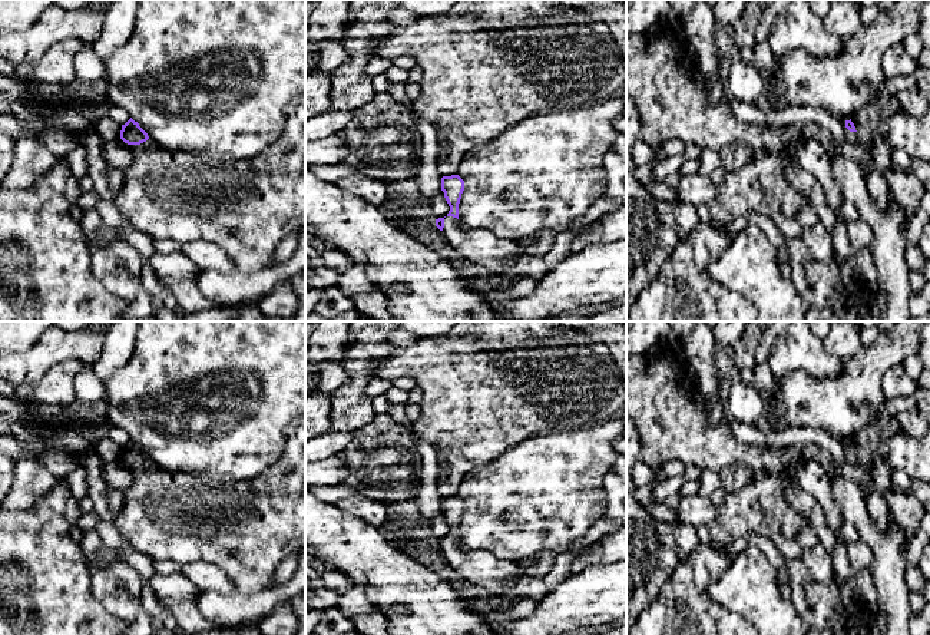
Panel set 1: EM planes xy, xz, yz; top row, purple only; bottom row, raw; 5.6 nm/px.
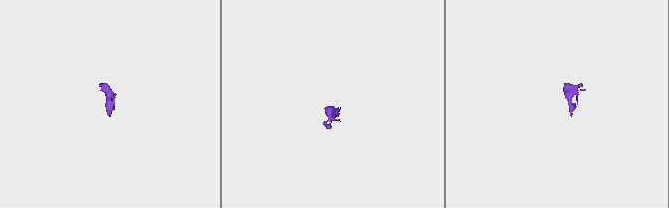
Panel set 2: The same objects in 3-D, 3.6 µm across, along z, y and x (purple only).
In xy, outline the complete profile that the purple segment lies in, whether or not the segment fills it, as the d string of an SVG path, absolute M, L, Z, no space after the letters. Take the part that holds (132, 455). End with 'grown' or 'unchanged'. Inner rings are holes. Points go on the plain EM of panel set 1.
M305 426L288 427L281 457L274 466L246 480L169 473L155 466L132 439L122 446L120 460L129 467L133 483L125 492L125 503L113 523L130 548L152 562L206 562L219 568L235 585L236 592L252 595L272 586L275 569L285 558L301 558L305 553Z; grown

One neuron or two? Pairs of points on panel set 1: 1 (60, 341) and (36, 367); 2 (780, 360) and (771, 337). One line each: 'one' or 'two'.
1: one
2: two

